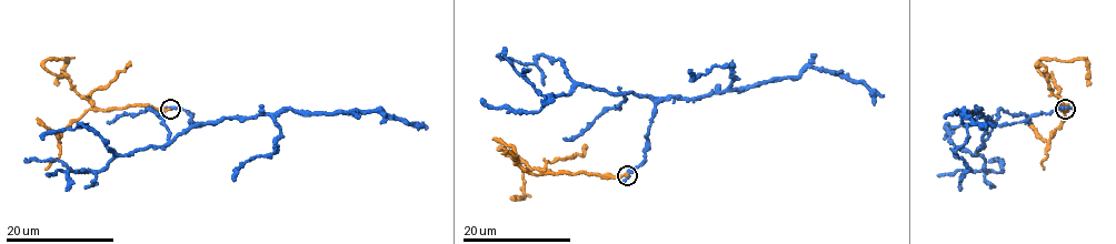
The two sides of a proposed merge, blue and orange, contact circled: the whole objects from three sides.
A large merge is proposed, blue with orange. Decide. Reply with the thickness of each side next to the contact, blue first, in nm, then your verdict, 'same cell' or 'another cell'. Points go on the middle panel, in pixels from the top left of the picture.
calibres 320 and 280 nm; another cell

